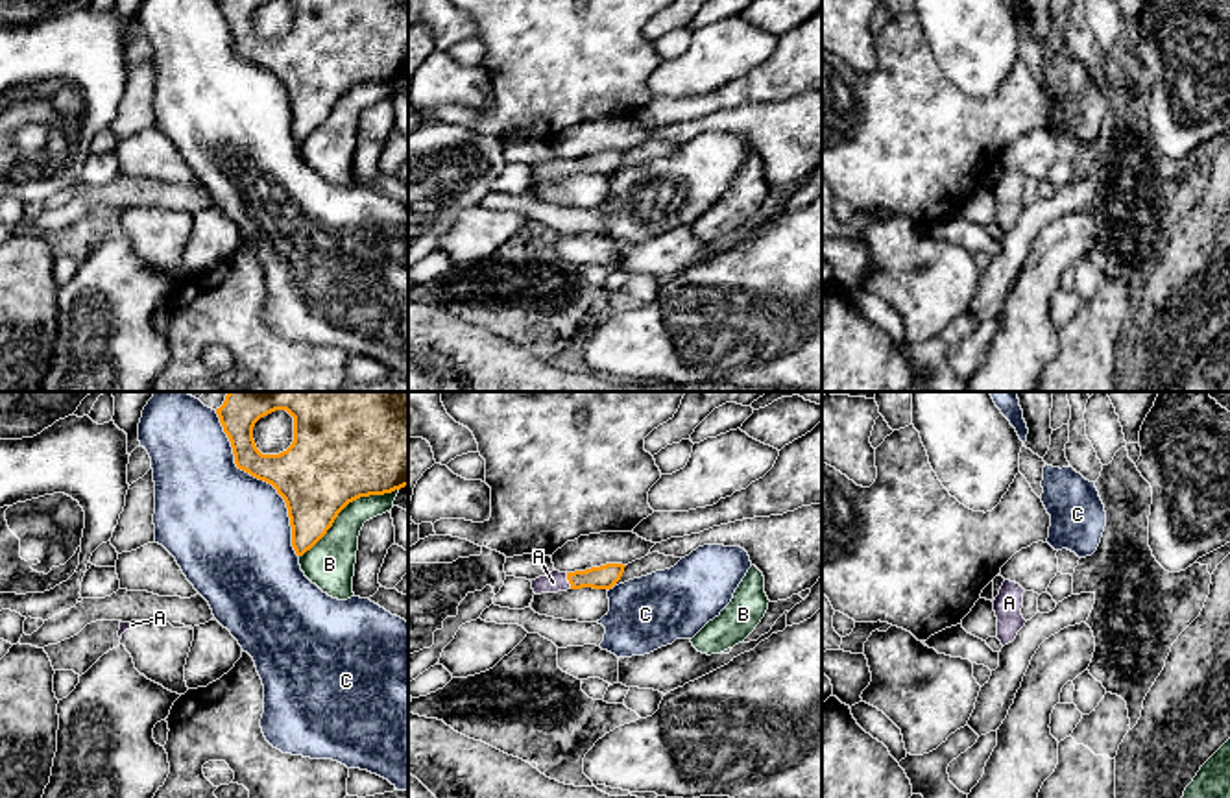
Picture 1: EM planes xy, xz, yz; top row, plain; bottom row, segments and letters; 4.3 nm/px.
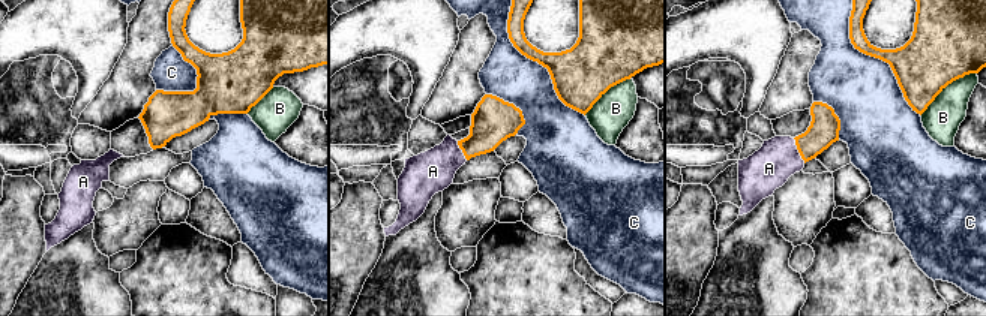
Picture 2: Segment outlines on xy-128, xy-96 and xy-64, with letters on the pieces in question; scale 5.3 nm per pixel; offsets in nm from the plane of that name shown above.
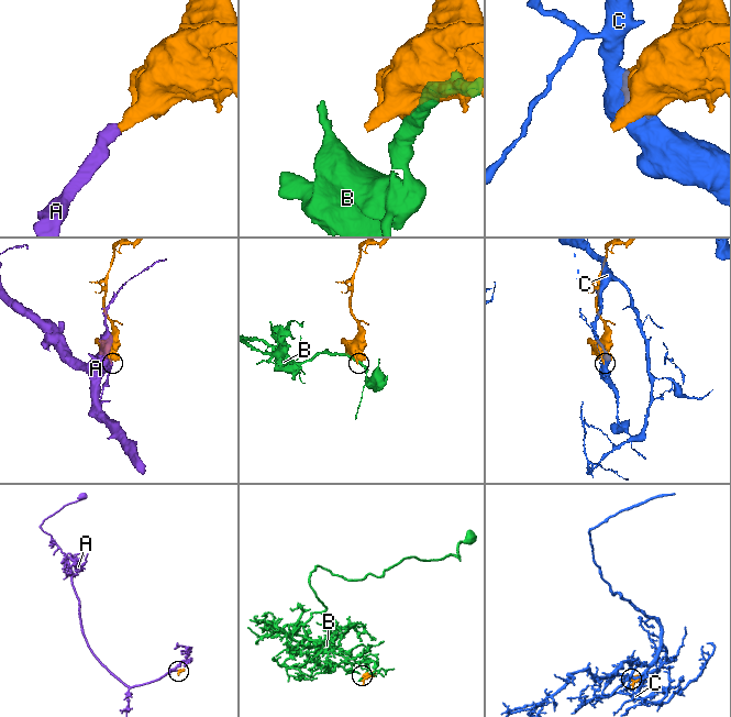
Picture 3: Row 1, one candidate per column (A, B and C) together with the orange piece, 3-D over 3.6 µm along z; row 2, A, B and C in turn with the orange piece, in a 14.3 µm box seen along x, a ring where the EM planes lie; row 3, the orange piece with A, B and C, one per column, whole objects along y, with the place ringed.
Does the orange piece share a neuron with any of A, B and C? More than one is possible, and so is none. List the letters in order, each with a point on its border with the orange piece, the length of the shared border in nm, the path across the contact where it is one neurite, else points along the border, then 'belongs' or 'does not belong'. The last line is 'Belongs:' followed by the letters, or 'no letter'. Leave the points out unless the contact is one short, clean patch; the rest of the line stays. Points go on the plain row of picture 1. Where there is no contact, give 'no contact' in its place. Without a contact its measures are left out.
A: meets orange in xz at (567, 165); contact 80 nm long; runs through xz (604, 163), (567, 165), (553, 169); belongs
B: meets orange in xy at (346, 91); contact 550 nm long; does not belong
C: meets orange in xy at (265, 67); contact 700 nm long; does not belong
Belongs: A

